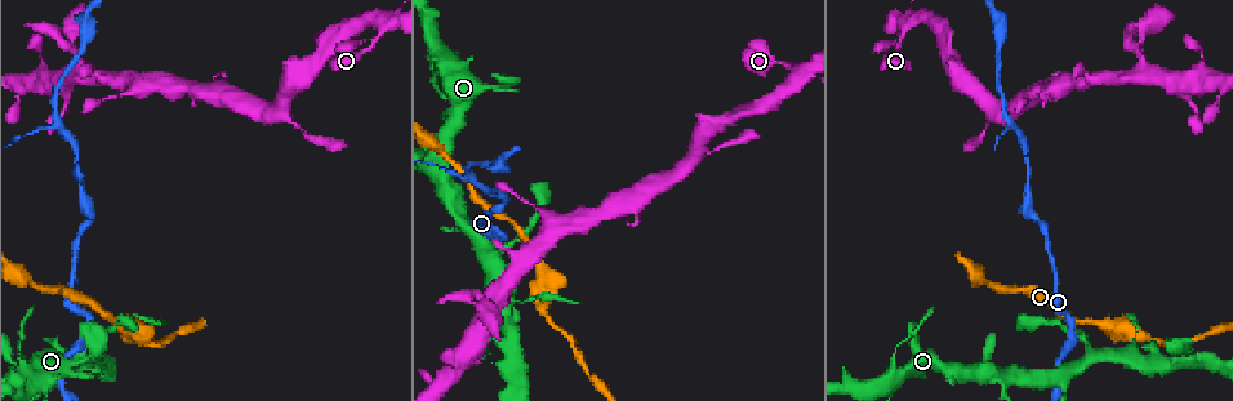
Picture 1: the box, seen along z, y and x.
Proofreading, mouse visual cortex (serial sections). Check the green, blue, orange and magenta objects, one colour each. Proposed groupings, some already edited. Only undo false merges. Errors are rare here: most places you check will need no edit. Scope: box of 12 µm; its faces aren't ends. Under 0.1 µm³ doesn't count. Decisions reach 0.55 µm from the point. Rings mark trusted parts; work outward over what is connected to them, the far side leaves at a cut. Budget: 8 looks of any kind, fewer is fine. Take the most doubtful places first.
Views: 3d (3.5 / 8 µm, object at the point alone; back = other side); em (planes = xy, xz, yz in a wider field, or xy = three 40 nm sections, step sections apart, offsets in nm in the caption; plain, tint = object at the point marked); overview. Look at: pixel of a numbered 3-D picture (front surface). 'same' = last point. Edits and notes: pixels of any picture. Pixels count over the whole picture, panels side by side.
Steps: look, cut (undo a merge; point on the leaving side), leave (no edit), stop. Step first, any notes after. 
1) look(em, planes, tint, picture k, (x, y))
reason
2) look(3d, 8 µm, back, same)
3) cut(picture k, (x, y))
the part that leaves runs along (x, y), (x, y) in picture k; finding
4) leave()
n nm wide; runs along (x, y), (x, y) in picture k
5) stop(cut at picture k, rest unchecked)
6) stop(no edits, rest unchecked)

look(3d, 8 µm, picture 1, (59, 122))
arms part here

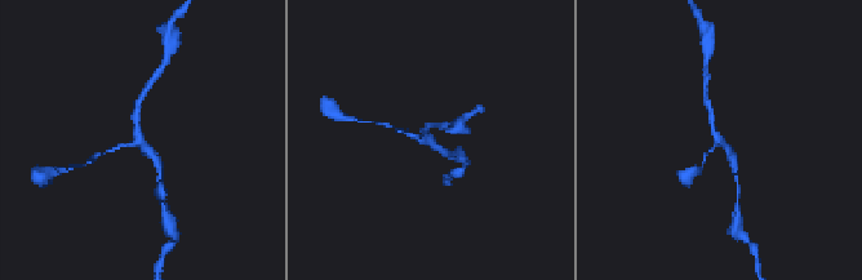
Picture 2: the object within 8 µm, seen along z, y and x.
look(3d, 3.5 µm, picture 2, (430, 137))
zoom in

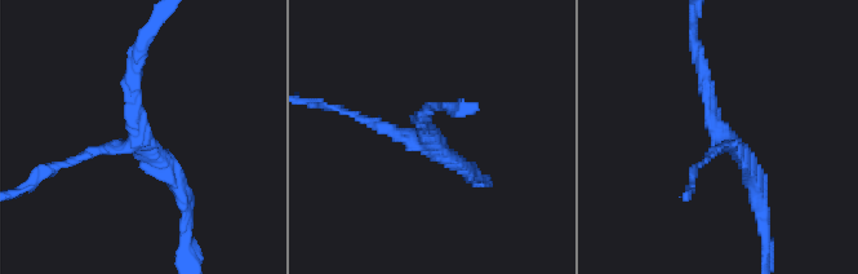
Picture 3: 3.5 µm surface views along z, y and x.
look(em, xy, step 1, tint, picture 3, (431, 140))
3 arms; arms of 150, 200, 200 nm

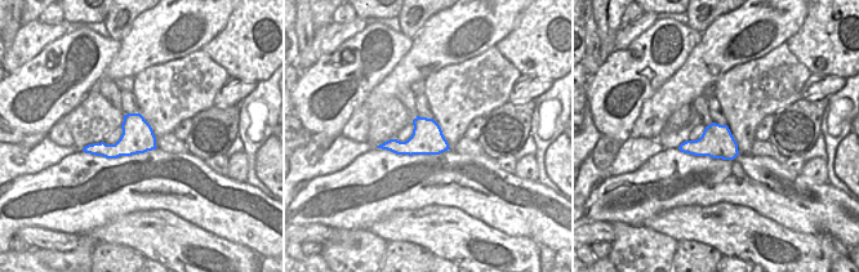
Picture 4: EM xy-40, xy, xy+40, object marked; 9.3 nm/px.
leave()
runs along (759, 204), (699, 57) in picture 3; continuous, no second cell

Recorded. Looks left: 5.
look(3d, 3.5 µm, picture 1, (383, 27))
four-way junction

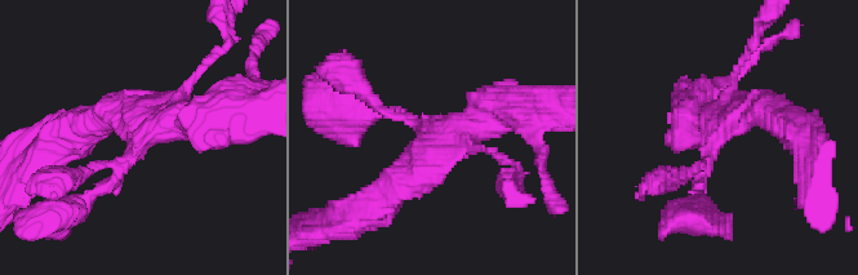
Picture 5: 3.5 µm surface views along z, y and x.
look(em, xy, step 5, tint, picture 5, (141, 132))
4 arms; arms of 150, 200, 400, 450 nm; now the EM

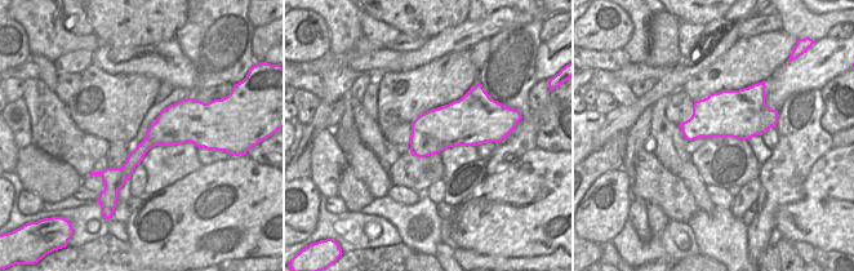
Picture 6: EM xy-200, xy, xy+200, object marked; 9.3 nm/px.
look(em, planes, tint, same)

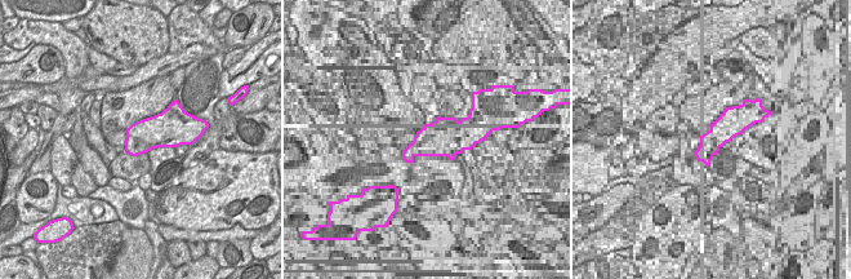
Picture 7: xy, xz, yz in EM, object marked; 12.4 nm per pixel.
leave()
400 nm wide; runs along (699, 195), (736, 116), (782, 120) in picture 5; all the same cell

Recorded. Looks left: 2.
look(3d, 8 µm, picture 1, (999, 372))
thin arm on a thick one

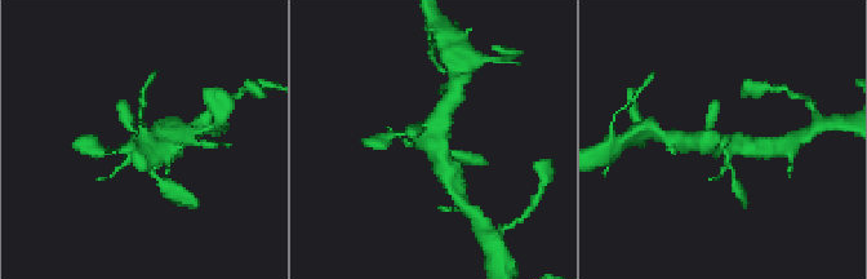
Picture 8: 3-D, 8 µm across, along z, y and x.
look(3d, 3.5 µm, picture 8, (716, 142))
zoom in

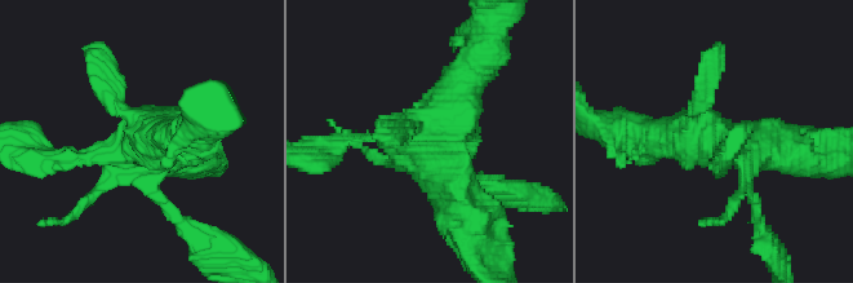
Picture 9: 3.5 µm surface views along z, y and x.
leave()
runs along (651, 137), (703, 133), (805, 153) in picture 9; continuous, no second cell

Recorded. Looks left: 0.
stop(no edits, rest unchecked)

